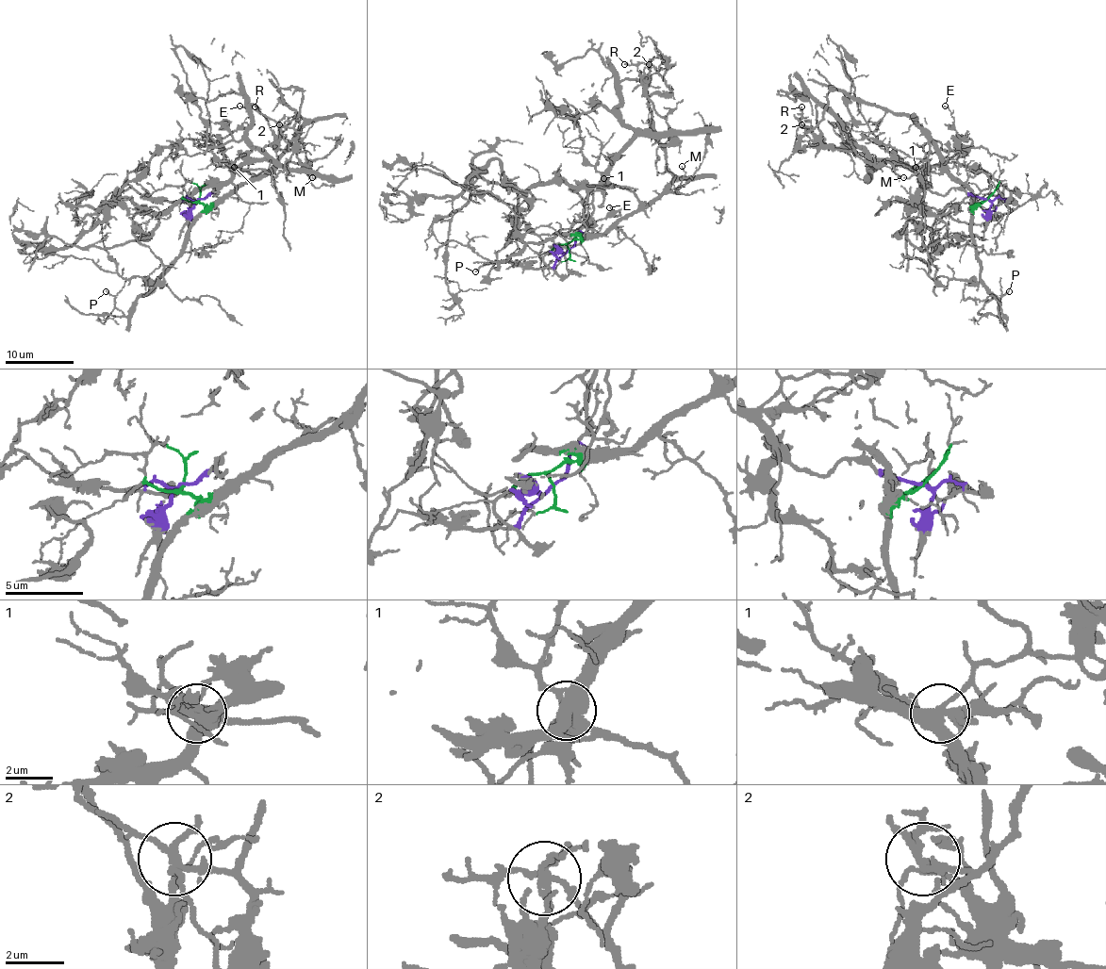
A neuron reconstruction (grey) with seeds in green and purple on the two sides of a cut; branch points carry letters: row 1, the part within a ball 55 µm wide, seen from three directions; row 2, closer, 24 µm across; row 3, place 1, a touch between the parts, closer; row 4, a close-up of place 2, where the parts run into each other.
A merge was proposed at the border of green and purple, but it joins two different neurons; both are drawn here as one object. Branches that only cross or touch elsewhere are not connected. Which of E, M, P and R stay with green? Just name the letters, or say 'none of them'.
M, P, R

